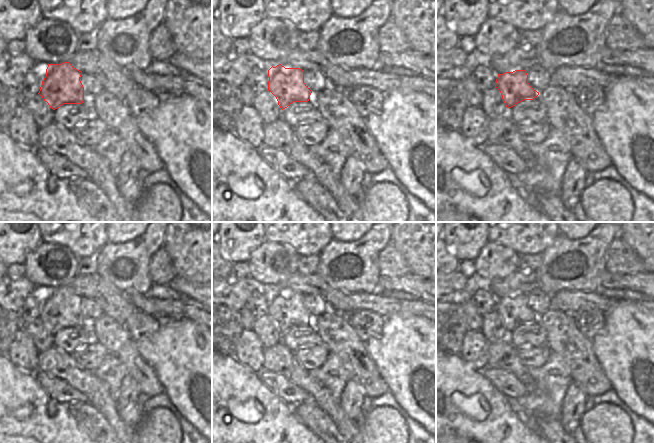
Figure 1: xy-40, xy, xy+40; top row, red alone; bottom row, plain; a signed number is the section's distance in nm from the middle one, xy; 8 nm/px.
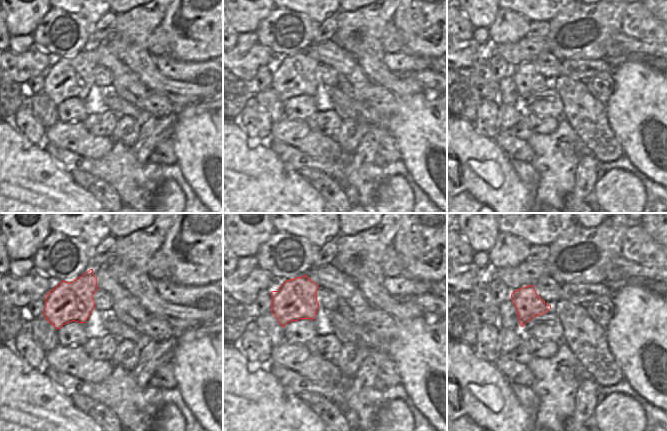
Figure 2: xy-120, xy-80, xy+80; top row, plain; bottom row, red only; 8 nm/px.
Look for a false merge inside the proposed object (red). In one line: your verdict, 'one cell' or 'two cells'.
one cell

